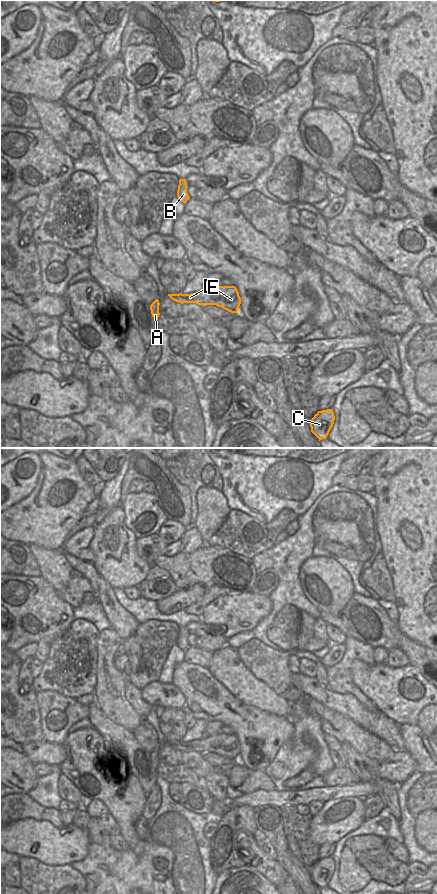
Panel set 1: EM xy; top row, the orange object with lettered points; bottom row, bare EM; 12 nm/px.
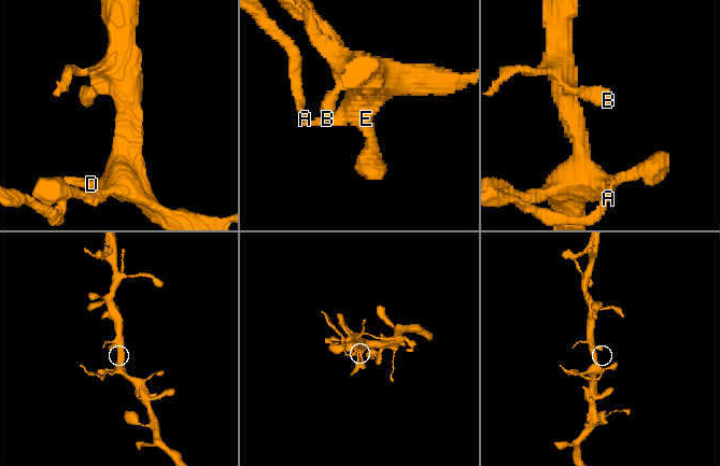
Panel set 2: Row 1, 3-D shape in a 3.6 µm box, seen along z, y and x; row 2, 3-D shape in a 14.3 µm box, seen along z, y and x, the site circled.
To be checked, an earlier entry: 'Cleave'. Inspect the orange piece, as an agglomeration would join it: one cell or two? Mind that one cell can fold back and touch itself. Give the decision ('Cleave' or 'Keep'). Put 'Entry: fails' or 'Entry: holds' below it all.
Cleave.
Entry: holds

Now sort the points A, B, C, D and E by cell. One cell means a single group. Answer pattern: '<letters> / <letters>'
A / B C D E

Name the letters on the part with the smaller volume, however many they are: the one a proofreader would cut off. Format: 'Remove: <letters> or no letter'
Remove: A

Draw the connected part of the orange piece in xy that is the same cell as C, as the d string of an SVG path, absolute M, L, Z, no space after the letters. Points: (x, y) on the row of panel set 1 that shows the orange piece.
M332 409L318 411L314 417L309 420L311 432L320 440L326 439L333 424L335 416Z

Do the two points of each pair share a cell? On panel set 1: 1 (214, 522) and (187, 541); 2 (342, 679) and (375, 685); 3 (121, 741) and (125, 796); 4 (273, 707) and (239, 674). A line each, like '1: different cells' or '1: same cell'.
1: different cells
2: different cells
3: different cells
4: same cell

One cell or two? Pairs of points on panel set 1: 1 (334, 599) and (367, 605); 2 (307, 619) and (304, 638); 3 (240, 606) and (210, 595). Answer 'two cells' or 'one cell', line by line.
1: two cells
2: one cell
3: two cells

